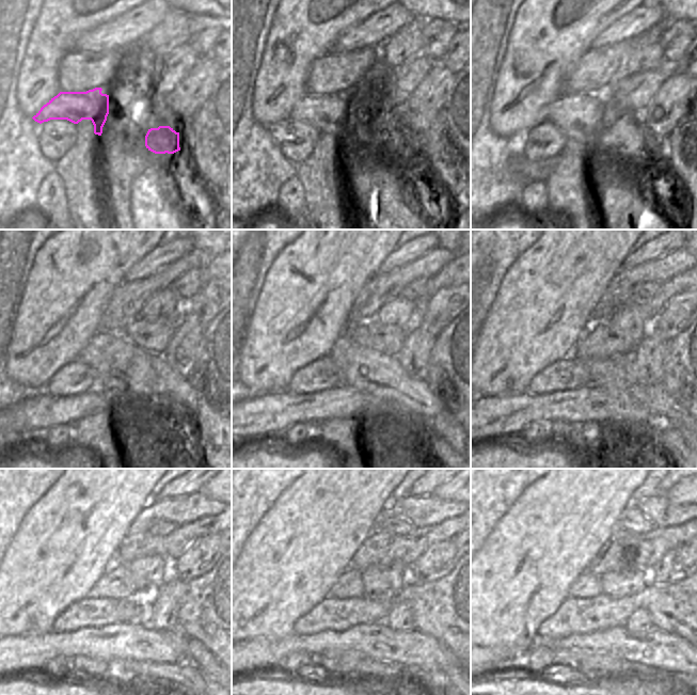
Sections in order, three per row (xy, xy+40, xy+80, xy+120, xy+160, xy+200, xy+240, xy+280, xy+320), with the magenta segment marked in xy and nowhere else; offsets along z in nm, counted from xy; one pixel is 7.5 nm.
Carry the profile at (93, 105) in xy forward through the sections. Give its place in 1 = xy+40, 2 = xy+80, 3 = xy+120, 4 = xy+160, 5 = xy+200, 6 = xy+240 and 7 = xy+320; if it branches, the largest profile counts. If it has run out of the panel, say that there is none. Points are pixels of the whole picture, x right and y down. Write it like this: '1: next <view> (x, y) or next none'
1: next xy+40 (351, 117)
2: next xy+80 (606, 128)
3: next xy+120 (120, 365)
4: next xy+160 (381, 376)
5: next xy+200 (608, 373)
6: next xy+240 (197, 653)
7: next xy+320 (687, 680)

